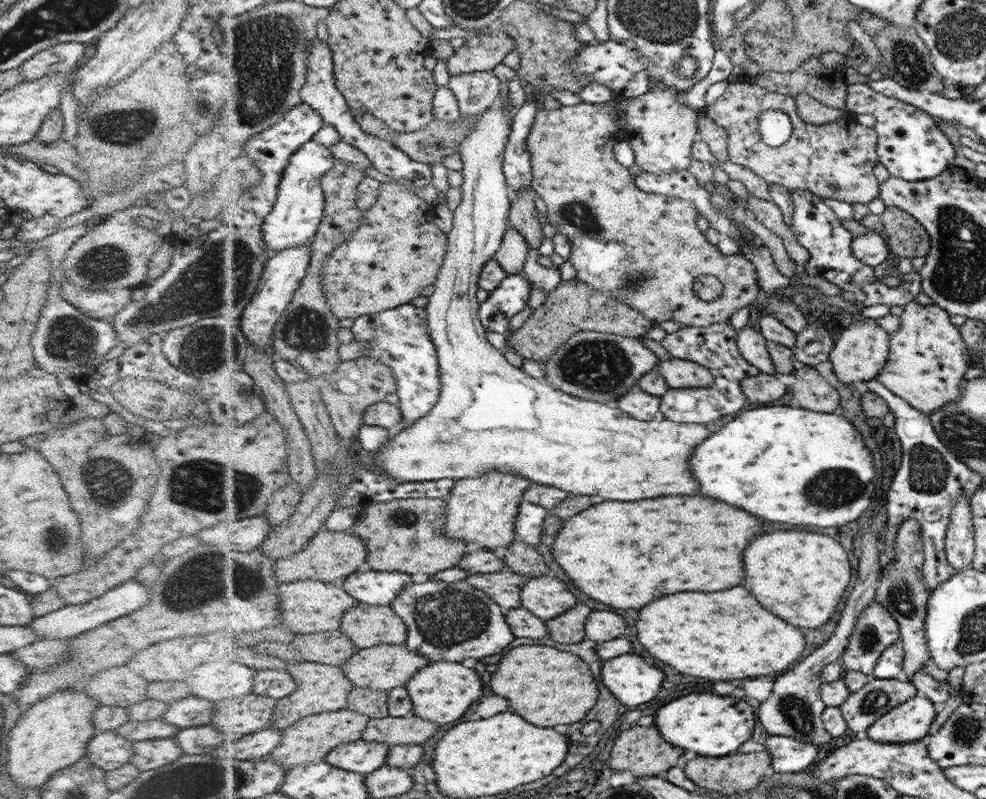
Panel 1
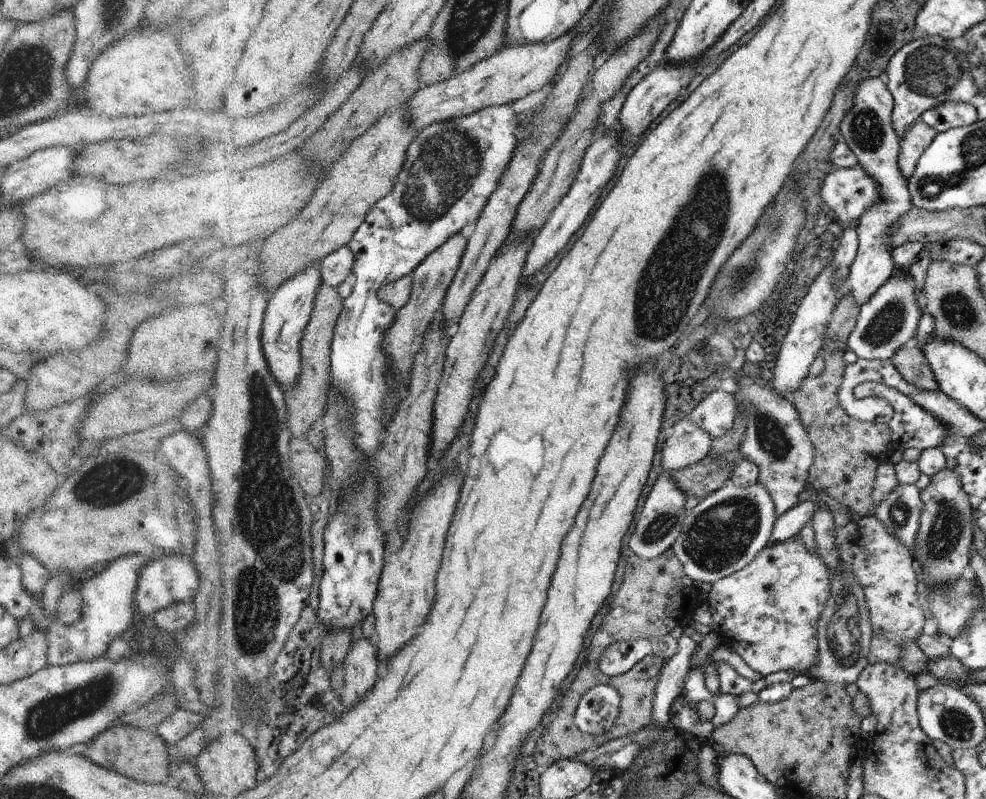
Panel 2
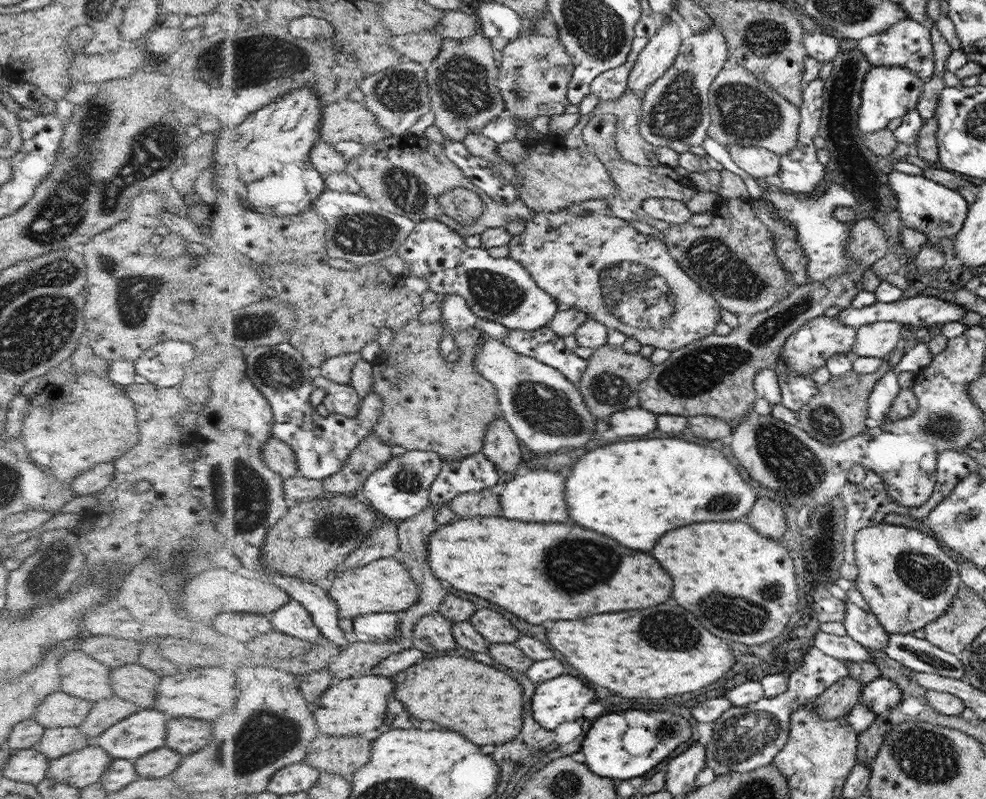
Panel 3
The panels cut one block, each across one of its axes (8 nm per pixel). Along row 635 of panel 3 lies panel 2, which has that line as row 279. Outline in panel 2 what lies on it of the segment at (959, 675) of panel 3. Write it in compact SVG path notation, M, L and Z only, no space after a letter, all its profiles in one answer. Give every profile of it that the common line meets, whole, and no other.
M908 269L896 271L872 298L861 306L854 330L848 336L847 350L852 350L859 359L880 358L888 360L898 348L915 340L918 322L924 313L919 305L914 276Z

